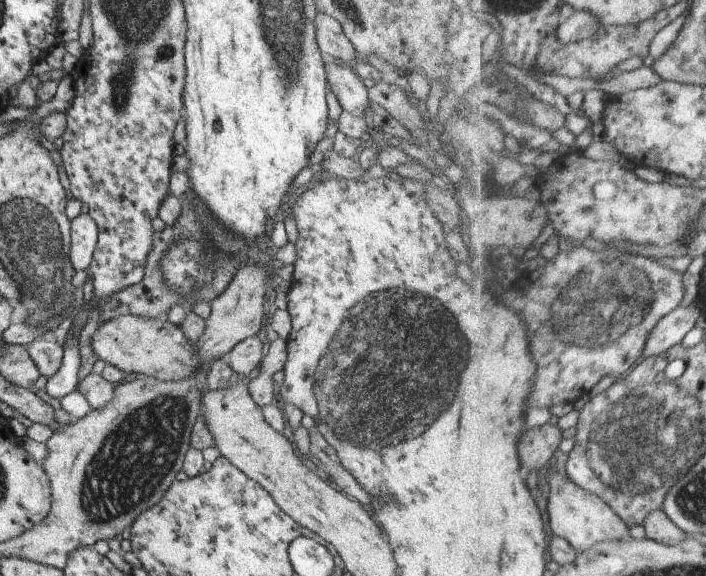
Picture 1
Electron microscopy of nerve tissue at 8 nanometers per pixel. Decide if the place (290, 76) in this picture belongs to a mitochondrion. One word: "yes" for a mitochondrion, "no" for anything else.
yes

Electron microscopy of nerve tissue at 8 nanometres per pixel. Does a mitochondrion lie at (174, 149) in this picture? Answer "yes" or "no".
no

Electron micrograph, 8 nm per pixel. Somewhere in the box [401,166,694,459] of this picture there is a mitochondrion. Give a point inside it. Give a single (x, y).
(609, 299)

